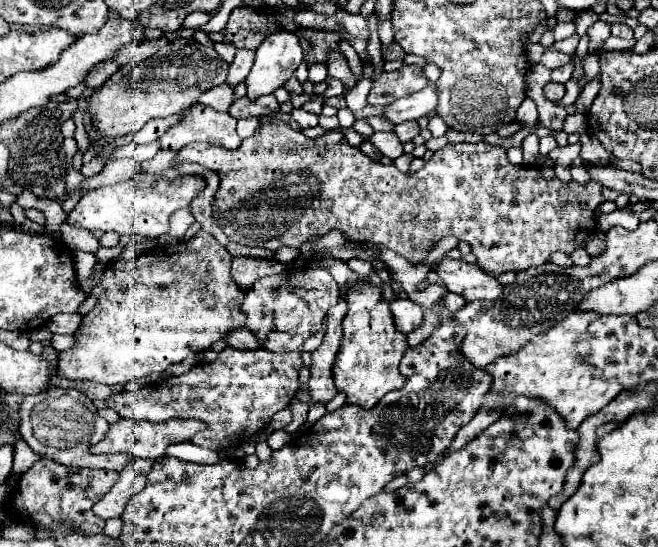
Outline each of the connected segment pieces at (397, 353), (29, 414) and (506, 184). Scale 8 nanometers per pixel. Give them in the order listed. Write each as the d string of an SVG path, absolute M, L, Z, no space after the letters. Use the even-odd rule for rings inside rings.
M349 282L343 300L347 302L349 312L343 320L343 344L333 368L335 386L347 394L347 404L373 408L387 392L399 390L407 382L407 378L399 372L399 362L409 346L407 336L397 332L389 302L371 282Z
M49 388L47 392L25 396L25 400L19 406L19 416L21 416L19 432L21 432L21 438L29 444L29 448L59 464L121 472L123 466L133 458L133 456L123 456L123 454L99 454L97 456L91 452L91 446L102 440L102 435L109 429L109 423L97 414L97 408L93 406L91 398L81 390ZM43 426L49 428L49 434L45 440L41 440L43 434L37 430Z
M273 120L273 122L263 122L253 136L245 138L241 142L241 146L237 150L227 150L223 146L211 146L211 144L203 144L203 142L197 142L197 144L191 144L189 146L189 156L185 158L183 156L183 150L177 154L177 162L183 162L183 160L189 160L189 162L197 162L197 164L203 164L205 168L211 168L215 172L219 172L221 176L221 182L219 182L219 190L215 194L215 206L213 206L213 216L215 216L215 222L223 228L223 232L229 236L229 240L233 242L239 242L239 244L245 244L245 246L261 246L261 248L269 248L269 250L279 250L281 246L293 246L293 248L299 248L303 242L307 242L313 234L327 234L331 228L339 228L343 230L353 242L375 242L375 244L383 244L387 248L391 248L393 252L401 254L405 260L409 260L411 264L417 264L423 260L423 256L427 254L427 248L431 242L437 242L445 236L455 236L459 240L465 240L471 244L473 248L473 254L477 258L477 264L483 268L483 272L487 272L489 276L497 278L499 274L503 272L517 272L517 270L527 270L531 266L541 266L549 260L549 254L555 252L555 250L561 250L561 252L573 252L575 248L581 248L585 246L585 240L587 240L587 234L595 228L595 208L603 202L602 190L603 186L599 182L587 182L587 184L577 184L577 182L571 182L571 184L561 184L559 178L547 182L541 178L541 174L537 172L537 168L529 168L529 166L515 166L515 164L509 164L507 152L503 148L497 148L497 146L489 146L485 142L477 142L477 144L447 144L445 148L441 148L439 152L435 152L431 156L431 160L417 172L413 174L407 174L407 172L399 172L393 164L385 166L381 162L375 162L371 158L367 158L359 148L353 148L347 144L345 136L339 134L339 132L327 132L319 138L307 138L303 133L292 129L285 122L279 122L279 120Z

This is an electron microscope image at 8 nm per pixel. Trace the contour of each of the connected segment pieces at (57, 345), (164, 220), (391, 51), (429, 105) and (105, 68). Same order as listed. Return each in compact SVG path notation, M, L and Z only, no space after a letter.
M55 334L55 336L53 336L53 340L51 340L51 346L53 346L55 350L63 352L63 350L73 348L73 346L75 346L75 342L77 342L77 340L75 340L75 336L73 336L73 334L71 334L71 336L69 336L69 334L63 334L63 336L61 336L61 334Z
M137 172L135 178L129 178L119 184L95 188L83 194L75 210L67 216L67 222L77 228L99 228L103 232L117 232L121 236L151 236L159 238L169 232L169 216L177 208L189 206L193 198L207 186L205 178L199 174L185 174L177 178L165 178L159 174Z
M391 42L389 46L381 46L381 56L383 60L403 60L407 52L403 52L403 48L397 42Z
M429 82L423 90L389 104L385 108L383 116L389 118L393 124L401 124L401 122L407 122L407 120L419 120L421 116L435 112L437 102L439 102L439 92L437 92L435 84Z
M109 60L107 64L99 64L99 68L95 68L95 72L91 72L91 76L87 76L85 84L89 88L101 88L117 70L119 70L119 66L113 60Z

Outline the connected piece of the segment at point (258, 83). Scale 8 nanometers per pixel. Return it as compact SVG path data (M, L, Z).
M273 32L257 48L255 64L245 78L247 96L255 100L283 86L303 60L299 38L293 32Z

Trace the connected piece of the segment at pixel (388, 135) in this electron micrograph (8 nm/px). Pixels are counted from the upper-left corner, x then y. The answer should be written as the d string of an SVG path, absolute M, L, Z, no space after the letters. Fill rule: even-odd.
M373 132L371 136L365 136L367 142L371 142L383 156L395 160L403 154L403 144L393 132Z

